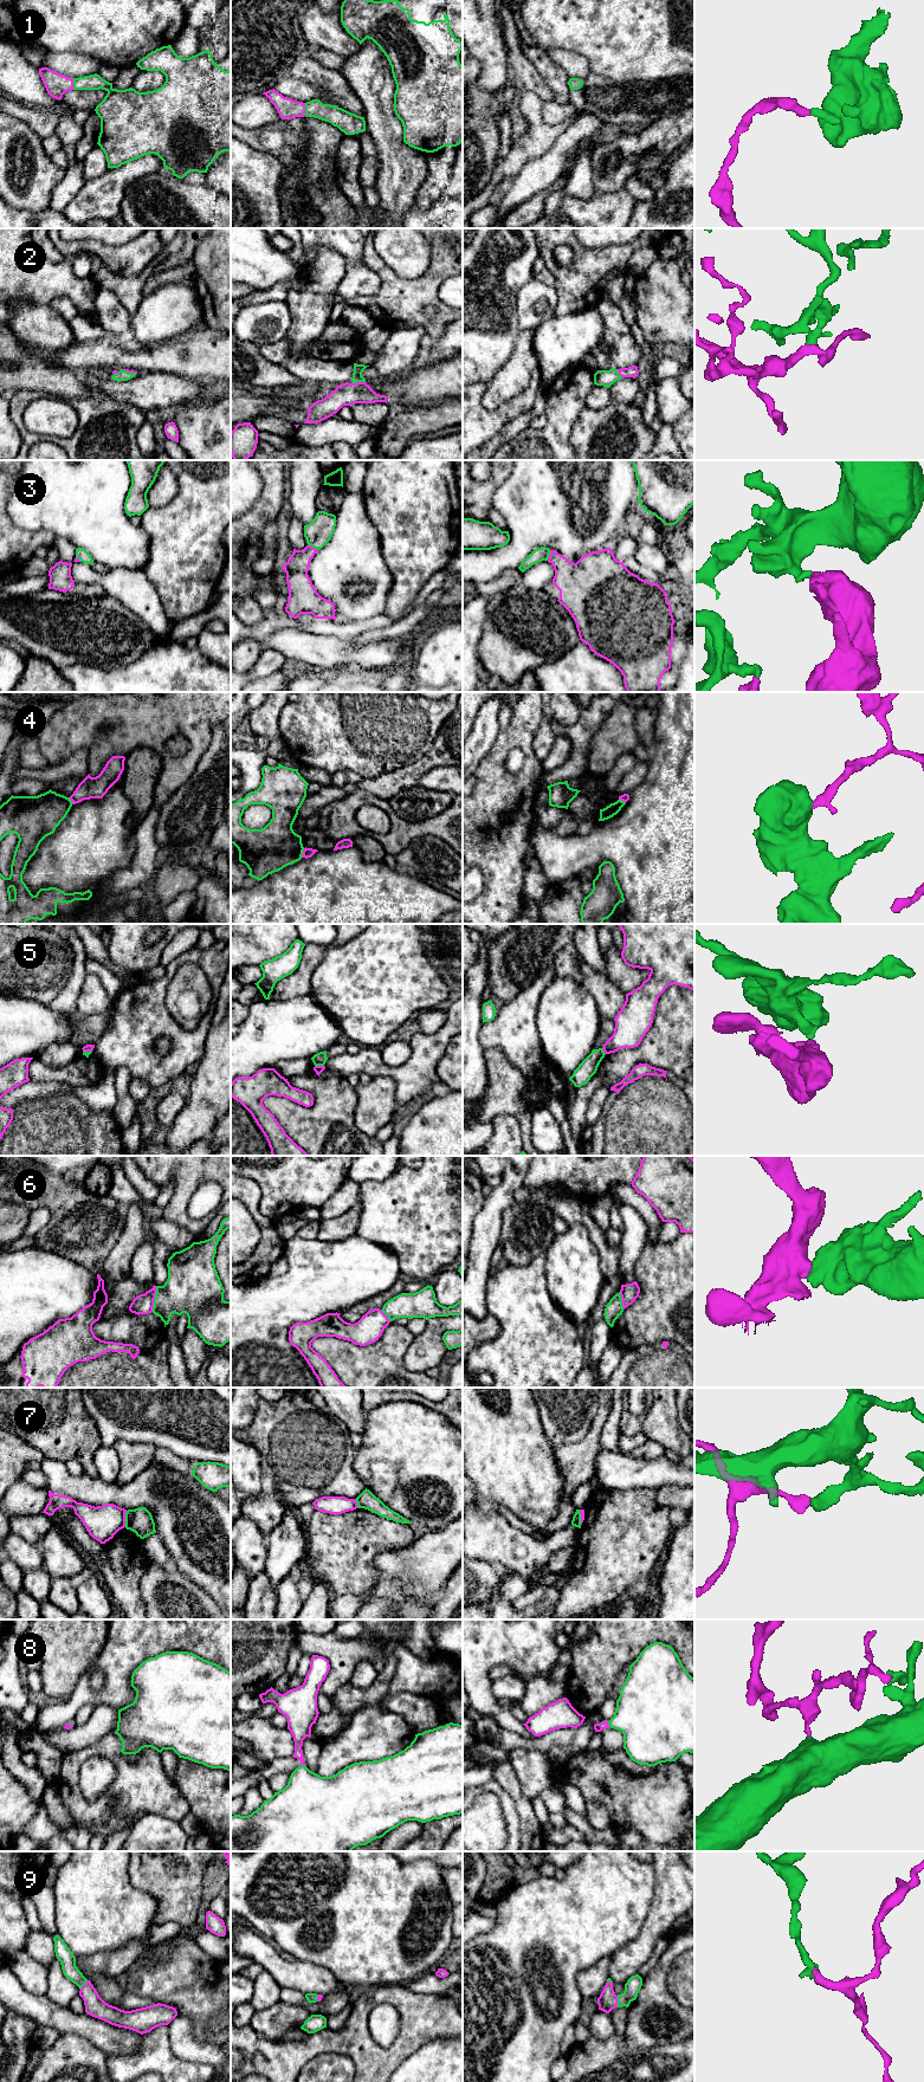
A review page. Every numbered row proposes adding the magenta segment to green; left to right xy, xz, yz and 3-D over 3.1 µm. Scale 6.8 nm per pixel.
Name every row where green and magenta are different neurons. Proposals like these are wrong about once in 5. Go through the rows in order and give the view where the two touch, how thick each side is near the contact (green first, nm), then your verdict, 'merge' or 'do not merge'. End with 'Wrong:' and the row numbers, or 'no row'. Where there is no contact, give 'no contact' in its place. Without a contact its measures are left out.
1: contact in xz; calibres 130 and 140 nm; merge
2: contact in xz; calibres 70 and 160 nm; merge
3: contact in xz; calibres 180 and 160 nm; merge
4: contact in xz; calibres 320 and 60 nm; do not merge
5: contact in yz; calibres 120 and 220 nm; do not merge
6: contact in xy; calibres 320 and 140 nm; do not merge
7: contact in xy; calibres 180 and 240 nm; do not merge
8: contact in xz; calibres 380 and 140 nm; merge
9: contact in yz; calibres 110 and 130 nm; merge
Wrong: 4, 5, 6, 7

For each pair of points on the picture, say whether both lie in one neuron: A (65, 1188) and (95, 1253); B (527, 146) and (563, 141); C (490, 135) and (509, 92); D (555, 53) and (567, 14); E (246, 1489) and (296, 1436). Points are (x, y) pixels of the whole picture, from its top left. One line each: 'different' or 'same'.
A: same
B: different
C: same
D: different
E: different

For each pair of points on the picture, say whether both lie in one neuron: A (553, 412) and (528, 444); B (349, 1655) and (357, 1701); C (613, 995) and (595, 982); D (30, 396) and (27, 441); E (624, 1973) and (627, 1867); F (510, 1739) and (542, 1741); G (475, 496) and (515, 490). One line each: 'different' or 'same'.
A: same
B: different
C: same
D: same
E: different
F: same
G: different

